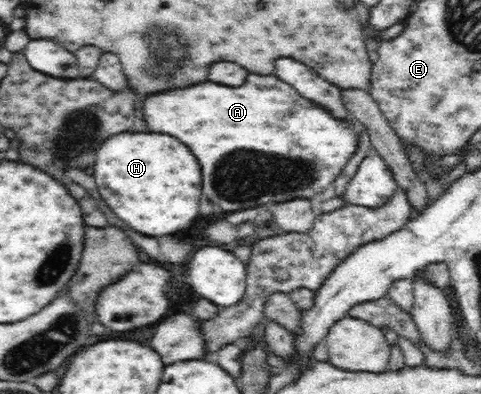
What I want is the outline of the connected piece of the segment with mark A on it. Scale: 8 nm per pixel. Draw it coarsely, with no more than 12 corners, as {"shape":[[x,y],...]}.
{"shape":[[275,76],[145,100],[226,215],[313,198],[357,152]]}

